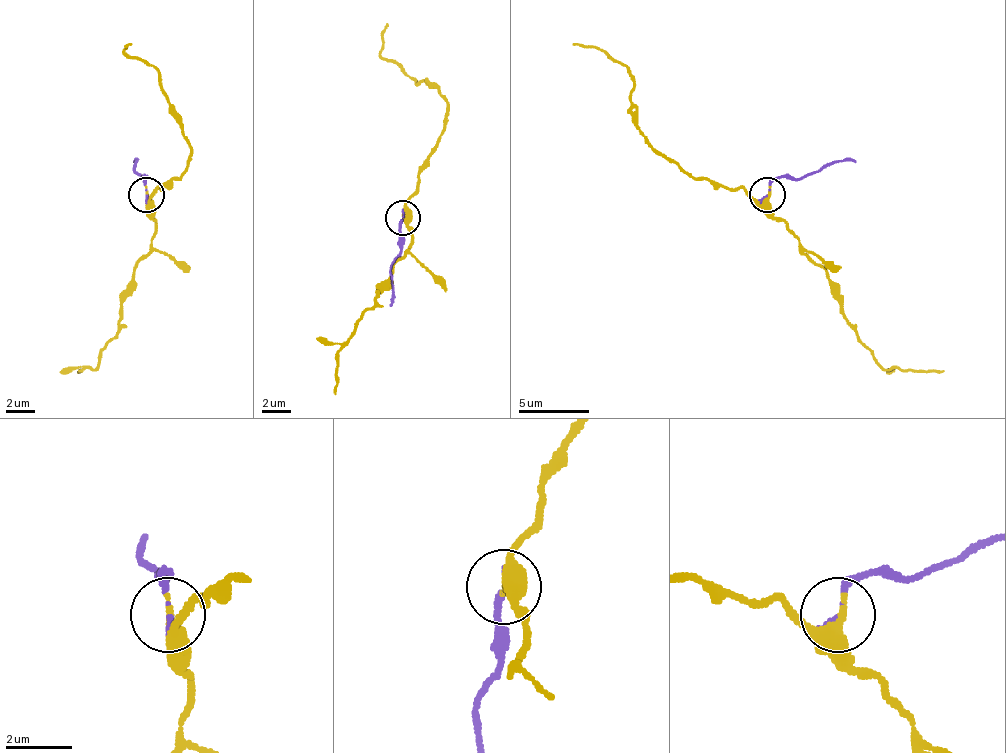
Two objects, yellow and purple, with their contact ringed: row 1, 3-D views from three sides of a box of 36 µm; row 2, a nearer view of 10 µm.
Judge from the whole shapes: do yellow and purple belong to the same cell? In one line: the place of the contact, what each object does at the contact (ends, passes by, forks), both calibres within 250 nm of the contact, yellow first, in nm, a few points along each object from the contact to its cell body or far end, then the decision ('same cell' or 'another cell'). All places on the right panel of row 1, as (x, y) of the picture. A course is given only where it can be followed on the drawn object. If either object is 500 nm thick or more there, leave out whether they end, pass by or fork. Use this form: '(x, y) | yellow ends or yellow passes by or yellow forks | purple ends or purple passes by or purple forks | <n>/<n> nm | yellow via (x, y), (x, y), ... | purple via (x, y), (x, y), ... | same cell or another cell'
(767, 194) | yellow passes by | purple ends | 360/120 nm | yellow via (766, 195), (752, 199), (741, 188), (709, 185), (677, 167), (638, 128), (628, 68), (603, 50), (571, 43) | purple via (766, 195), (780, 178), (805, 178), (840, 160), (855, 163) | another cell

